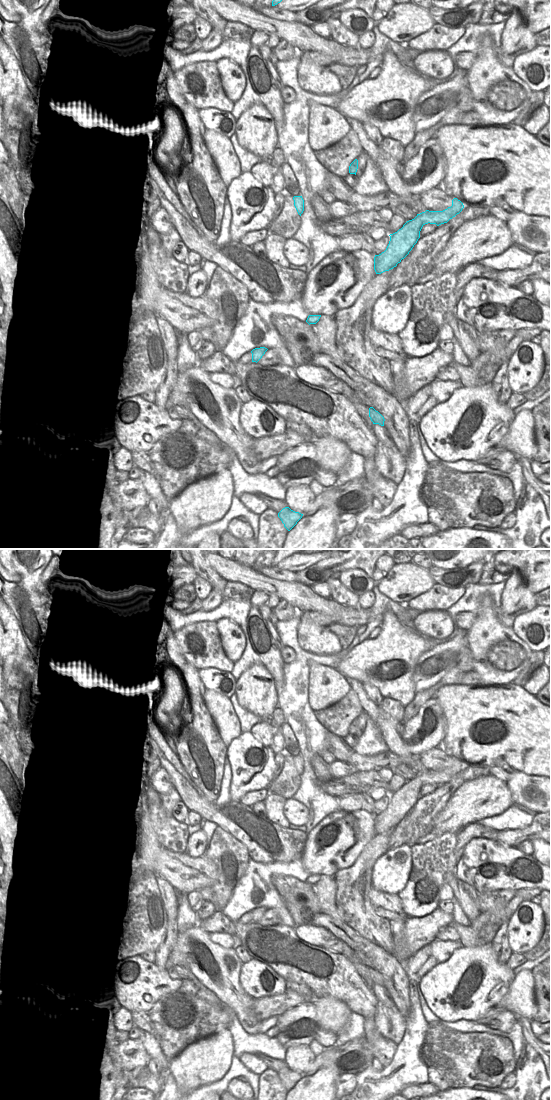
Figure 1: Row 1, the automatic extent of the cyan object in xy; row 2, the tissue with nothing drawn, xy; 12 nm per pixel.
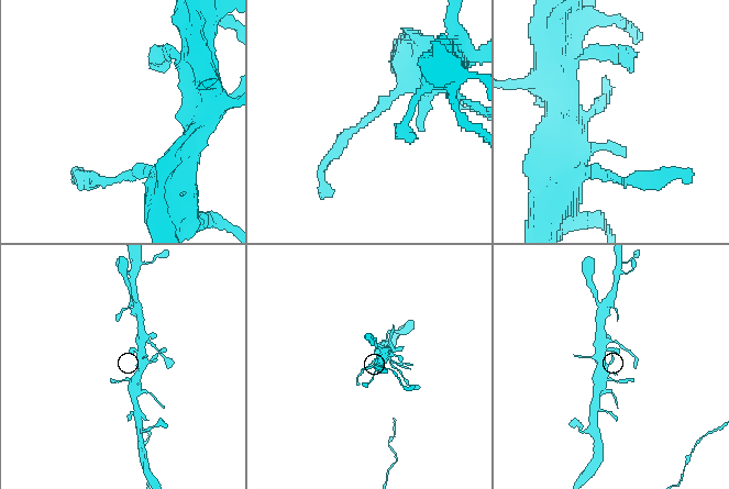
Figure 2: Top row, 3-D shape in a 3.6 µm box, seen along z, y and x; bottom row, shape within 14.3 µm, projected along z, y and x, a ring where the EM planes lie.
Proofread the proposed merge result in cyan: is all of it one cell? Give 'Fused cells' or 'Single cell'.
Fused cells.

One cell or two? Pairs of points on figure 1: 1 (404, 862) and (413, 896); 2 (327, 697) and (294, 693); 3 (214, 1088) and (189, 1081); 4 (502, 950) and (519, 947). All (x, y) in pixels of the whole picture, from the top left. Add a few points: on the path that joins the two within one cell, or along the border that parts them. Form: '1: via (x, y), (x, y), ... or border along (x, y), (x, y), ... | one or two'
1: border along (412, 855), (409, 878), (406, 885), (396, 894) | two
2: border along (308, 672), (308, 704), (313, 711) | two
3: border along (225, 1073), (220, 1079), (194, 1089) | two
4: border along (507, 926), (507, 940), (509, 948), (513, 952) | two

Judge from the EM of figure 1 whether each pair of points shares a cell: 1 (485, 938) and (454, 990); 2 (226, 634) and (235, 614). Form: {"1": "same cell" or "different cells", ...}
{"1": "different cells", "2": "different cells"}

